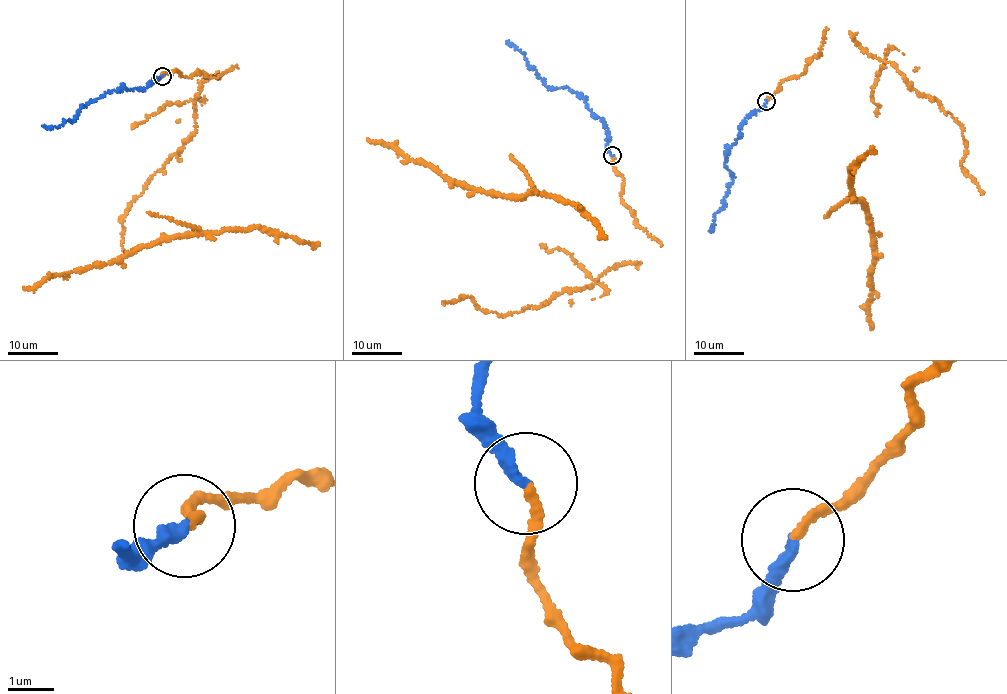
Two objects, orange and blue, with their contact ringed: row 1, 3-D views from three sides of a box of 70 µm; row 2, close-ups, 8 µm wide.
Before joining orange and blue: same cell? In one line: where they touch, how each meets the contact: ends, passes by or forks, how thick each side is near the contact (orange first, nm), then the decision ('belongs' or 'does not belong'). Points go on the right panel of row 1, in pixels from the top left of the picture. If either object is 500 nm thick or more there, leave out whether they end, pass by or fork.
place (766, 101); orange ends; blue ends; calibres 190 and 280 nm; belongs

